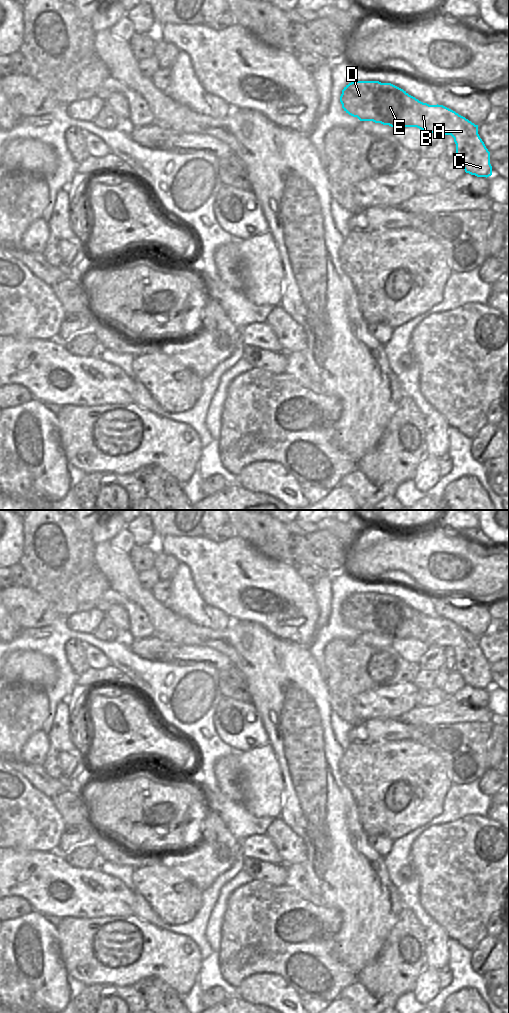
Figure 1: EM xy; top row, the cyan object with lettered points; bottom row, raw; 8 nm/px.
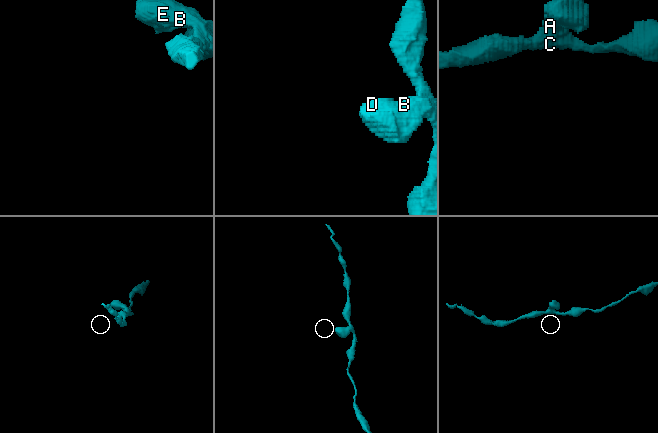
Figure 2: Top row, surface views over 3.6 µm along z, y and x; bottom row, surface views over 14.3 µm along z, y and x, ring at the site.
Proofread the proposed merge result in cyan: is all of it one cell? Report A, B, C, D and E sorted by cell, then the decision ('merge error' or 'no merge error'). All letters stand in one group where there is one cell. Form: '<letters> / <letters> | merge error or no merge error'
A B C D E | no merge error

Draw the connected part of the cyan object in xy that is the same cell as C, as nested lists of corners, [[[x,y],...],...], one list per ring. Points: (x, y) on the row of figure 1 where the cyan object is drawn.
[[[353,81],[346,85],[340,96],[342,108],[346,113],[360,121],[373,121],[391,127],[417,127],[428,135],[451,135],[456,144],[456,159],[466,173],[477,177],[492,175],[490,152],[478,134],[478,125],[443,105],[429,105],[409,95],[403,89],[379,81]]]

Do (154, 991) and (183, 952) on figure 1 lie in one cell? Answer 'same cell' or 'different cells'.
different cells

